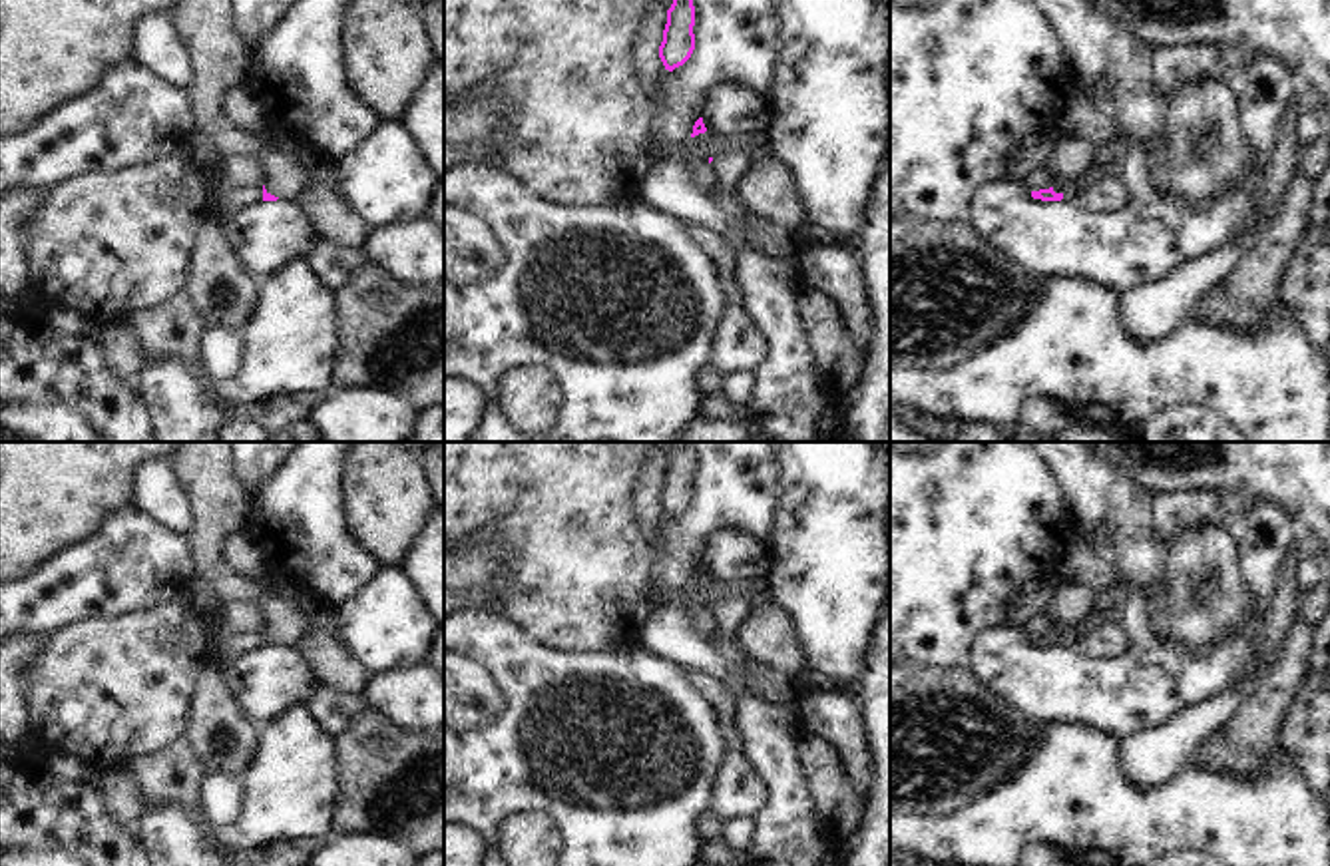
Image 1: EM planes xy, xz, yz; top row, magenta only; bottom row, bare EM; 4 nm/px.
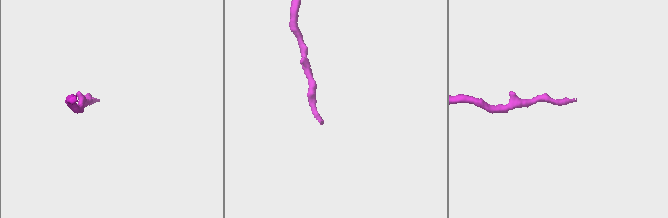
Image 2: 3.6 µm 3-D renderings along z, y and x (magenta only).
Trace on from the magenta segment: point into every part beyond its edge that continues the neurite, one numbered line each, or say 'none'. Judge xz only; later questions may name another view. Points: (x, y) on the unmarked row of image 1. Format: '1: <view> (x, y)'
1: xz (729, 612)

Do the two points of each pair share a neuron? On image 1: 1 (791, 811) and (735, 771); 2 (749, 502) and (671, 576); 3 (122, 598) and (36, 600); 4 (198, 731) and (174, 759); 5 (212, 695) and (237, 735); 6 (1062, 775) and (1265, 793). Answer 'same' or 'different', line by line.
1: different
2: same
3: same
4: different
5: same
6: same

